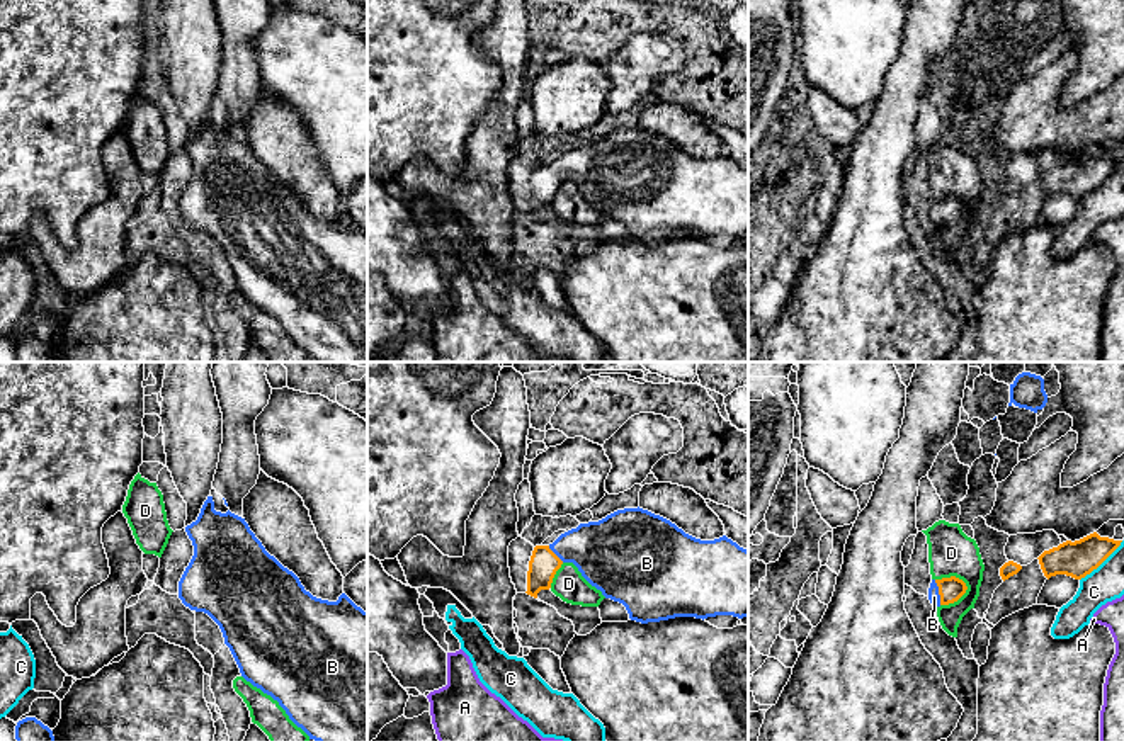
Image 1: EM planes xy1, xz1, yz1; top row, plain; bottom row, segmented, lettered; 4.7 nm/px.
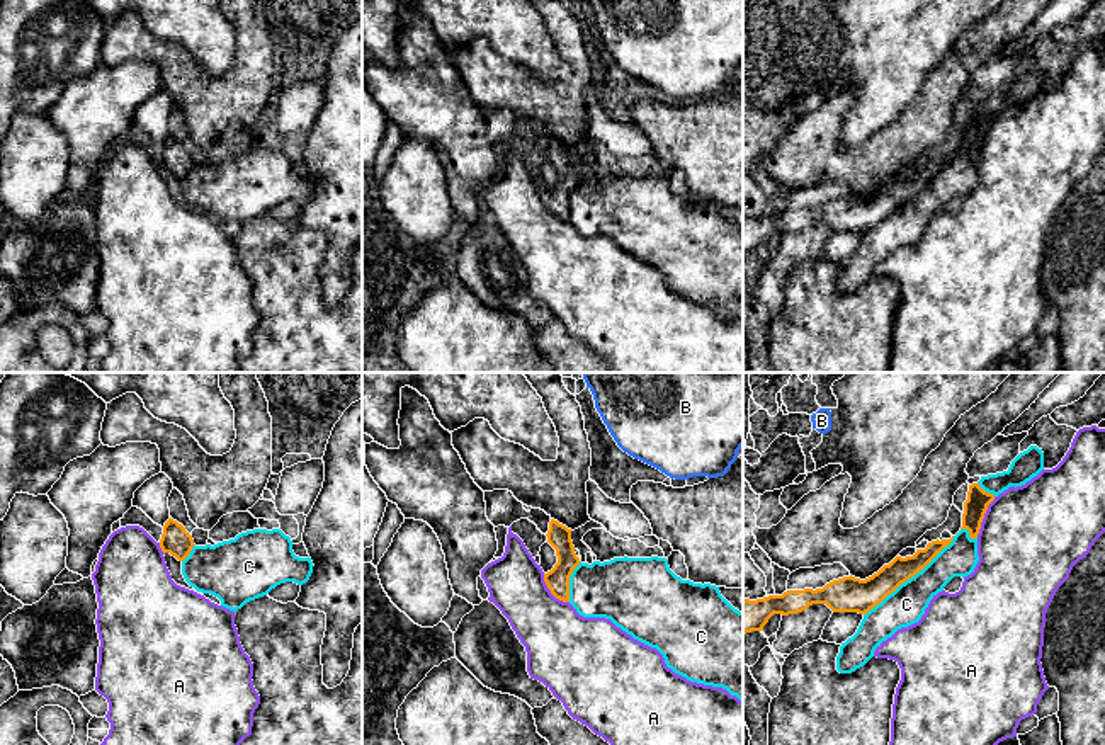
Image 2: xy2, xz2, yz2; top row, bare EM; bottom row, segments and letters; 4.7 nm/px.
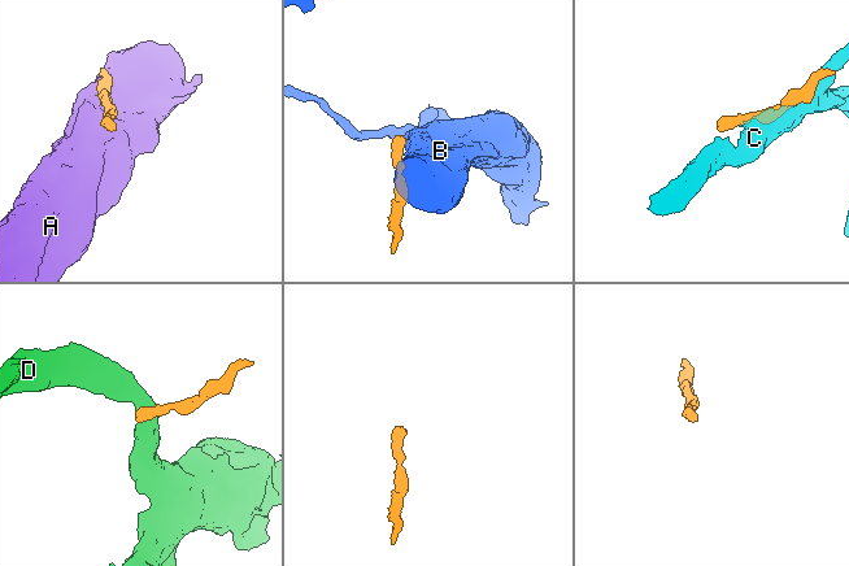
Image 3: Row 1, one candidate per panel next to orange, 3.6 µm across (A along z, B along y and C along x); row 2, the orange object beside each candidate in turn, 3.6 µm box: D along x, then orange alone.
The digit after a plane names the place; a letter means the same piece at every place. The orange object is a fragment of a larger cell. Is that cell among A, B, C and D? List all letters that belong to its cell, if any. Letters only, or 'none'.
B

